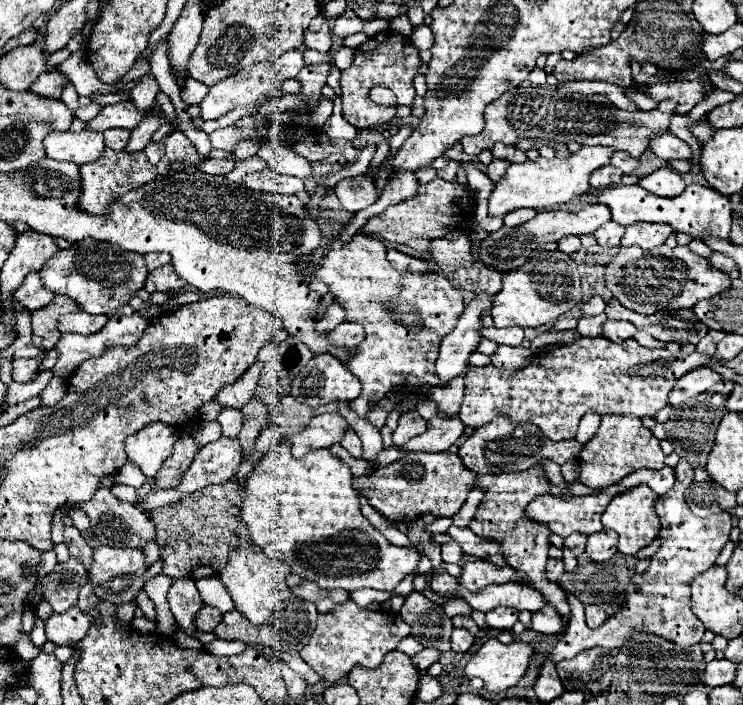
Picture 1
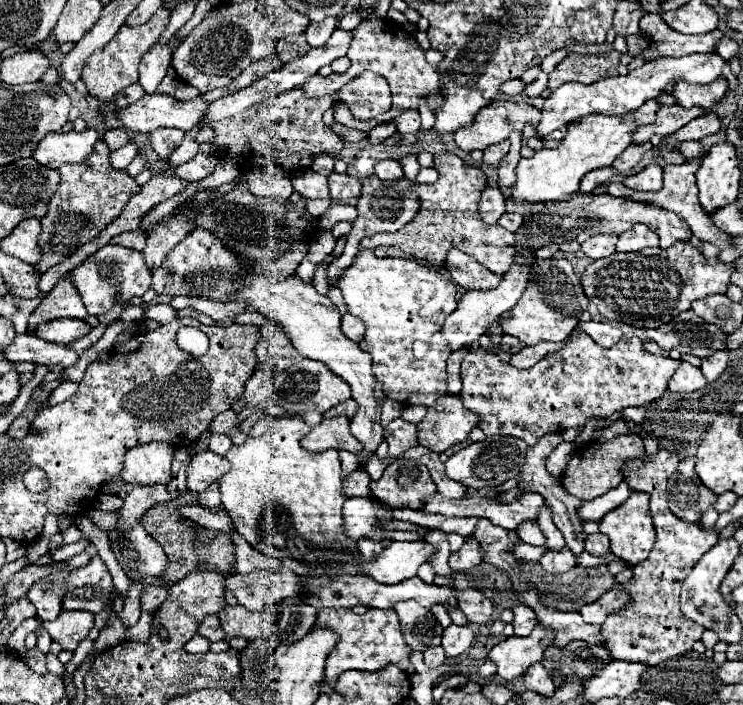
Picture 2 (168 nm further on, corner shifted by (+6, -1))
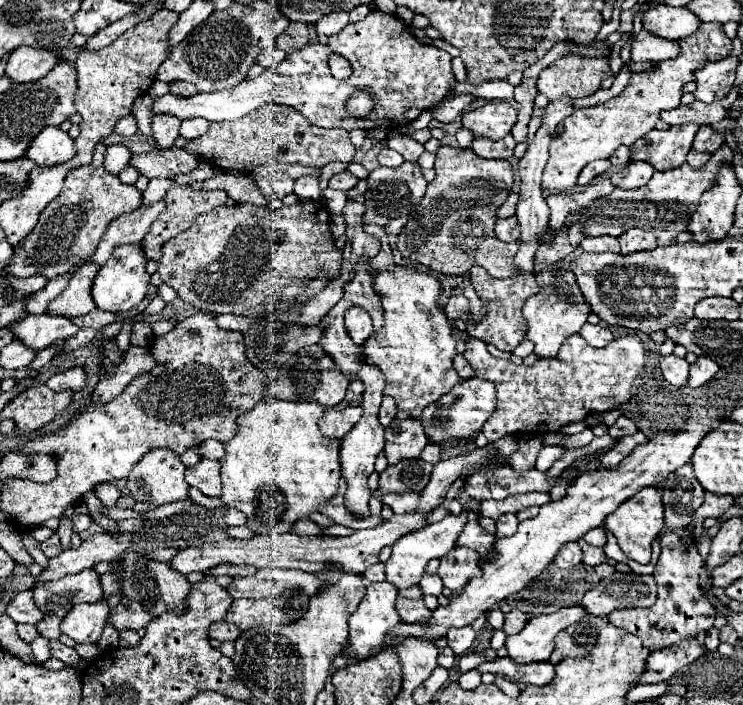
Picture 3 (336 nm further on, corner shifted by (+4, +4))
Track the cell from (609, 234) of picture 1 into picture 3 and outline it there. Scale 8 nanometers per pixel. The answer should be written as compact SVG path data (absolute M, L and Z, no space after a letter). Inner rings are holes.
M597 236L597 238L585 238L581 242L581 248L585 252L619 252L619 240L611 236Z

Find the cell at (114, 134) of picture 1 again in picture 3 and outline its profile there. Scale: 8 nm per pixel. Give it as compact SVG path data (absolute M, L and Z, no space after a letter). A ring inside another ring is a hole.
M131 114L125 116L123 120L119 120L119 122L115 124L115 132L121 134L121 136L133 136L133 134L137 132L137 120L135 120Z

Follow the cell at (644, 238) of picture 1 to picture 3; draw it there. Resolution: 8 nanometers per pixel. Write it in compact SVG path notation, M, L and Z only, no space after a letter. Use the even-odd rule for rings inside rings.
M627 230L619 236L619 244L621 244L621 254L631 254L631 252L639 252L639 250L655 250L657 240L651 232L647 230Z

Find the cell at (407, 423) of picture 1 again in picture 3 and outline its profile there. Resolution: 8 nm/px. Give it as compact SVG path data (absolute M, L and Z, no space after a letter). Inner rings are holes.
M393 420L391 426L385 428L385 456L389 464L397 464L405 458L419 458L421 450L427 446L427 436L419 420Z

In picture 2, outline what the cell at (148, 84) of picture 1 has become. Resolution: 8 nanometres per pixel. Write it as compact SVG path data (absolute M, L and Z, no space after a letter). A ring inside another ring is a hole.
M171 41L167 45L155 47L147 51L139 63L139 85L143 87L145 93L155 93L157 85L167 73L167 67L171 63L171 53L169 53Z

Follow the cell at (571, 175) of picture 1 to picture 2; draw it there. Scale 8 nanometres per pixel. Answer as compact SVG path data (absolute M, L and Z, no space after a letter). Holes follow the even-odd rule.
M645 101L641 109L635 109L633 113L625 117L613 117L613 115L589 115L581 121L575 121L567 129L567 137L563 137L561 145L557 149L541 149L531 159L521 159L517 163L515 175L517 181L511 187L511 195L507 197L513 203L545 203L545 201L563 201L571 199L579 193L579 181L585 173L601 167L609 167L613 159L625 151L631 145L631 133L639 125L647 125L655 121L655 111L659 109L659 103Z

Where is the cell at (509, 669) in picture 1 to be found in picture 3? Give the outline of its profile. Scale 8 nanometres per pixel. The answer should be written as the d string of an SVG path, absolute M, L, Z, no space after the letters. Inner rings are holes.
M577 602L553 614L541 614L531 618L519 634L507 636L505 640L505 648L509 650L511 660L517 664L547 662L555 646L555 636L585 614L587 612L583 610L583 604Z

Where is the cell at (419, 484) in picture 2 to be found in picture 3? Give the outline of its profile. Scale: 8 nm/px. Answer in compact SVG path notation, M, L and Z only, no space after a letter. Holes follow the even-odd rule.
M403 460L397 466L385 468L379 474L379 492L381 494L405 494L421 492L427 486L431 464L425 460Z

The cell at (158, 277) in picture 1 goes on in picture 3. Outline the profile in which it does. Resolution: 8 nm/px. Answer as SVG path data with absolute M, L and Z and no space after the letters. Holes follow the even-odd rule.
M297 202L273 210L269 206L235 204L221 206L207 214L201 214L185 232L163 244L163 256L159 260L159 276L169 284L179 298L193 304L207 314L239 314L249 318L267 318L275 314L275 306L281 300L283 286L291 280L303 278L327 278L335 280L343 264L343 248L335 246L335 236L329 228L329 210L323 202Z

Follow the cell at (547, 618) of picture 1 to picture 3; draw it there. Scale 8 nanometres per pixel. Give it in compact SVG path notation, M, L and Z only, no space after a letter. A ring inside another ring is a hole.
M511 610L509 614L505 614L503 632L505 632L507 636L517 634L517 632L521 632L521 628L525 626L525 622L527 622L527 616L525 616L523 612L519 612L519 610Z

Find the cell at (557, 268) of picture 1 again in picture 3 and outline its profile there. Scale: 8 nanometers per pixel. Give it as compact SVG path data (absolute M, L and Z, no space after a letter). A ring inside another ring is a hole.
M539 272L537 284L541 292L531 296L523 306L523 316L527 320L527 338L535 342L535 354L541 358L555 358L565 338L579 334L581 326L587 322L591 306L583 300L579 286L575 284L575 276L571 272Z

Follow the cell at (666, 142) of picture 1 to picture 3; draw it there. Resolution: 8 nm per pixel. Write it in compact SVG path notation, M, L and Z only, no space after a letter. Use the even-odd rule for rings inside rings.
M701 124L699 126L699 132L695 134L695 142L693 142L693 148L699 150L699 152L717 152L723 144L723 138L721 134L717 134L711 126L707 124Z

